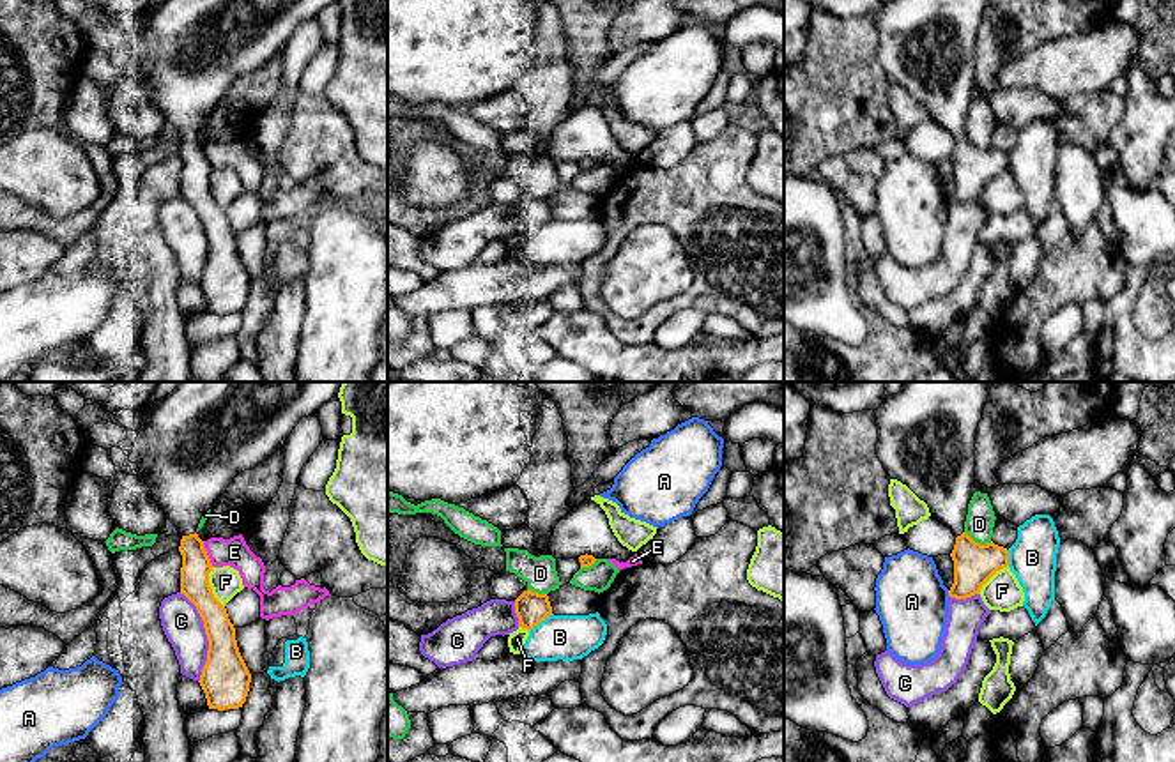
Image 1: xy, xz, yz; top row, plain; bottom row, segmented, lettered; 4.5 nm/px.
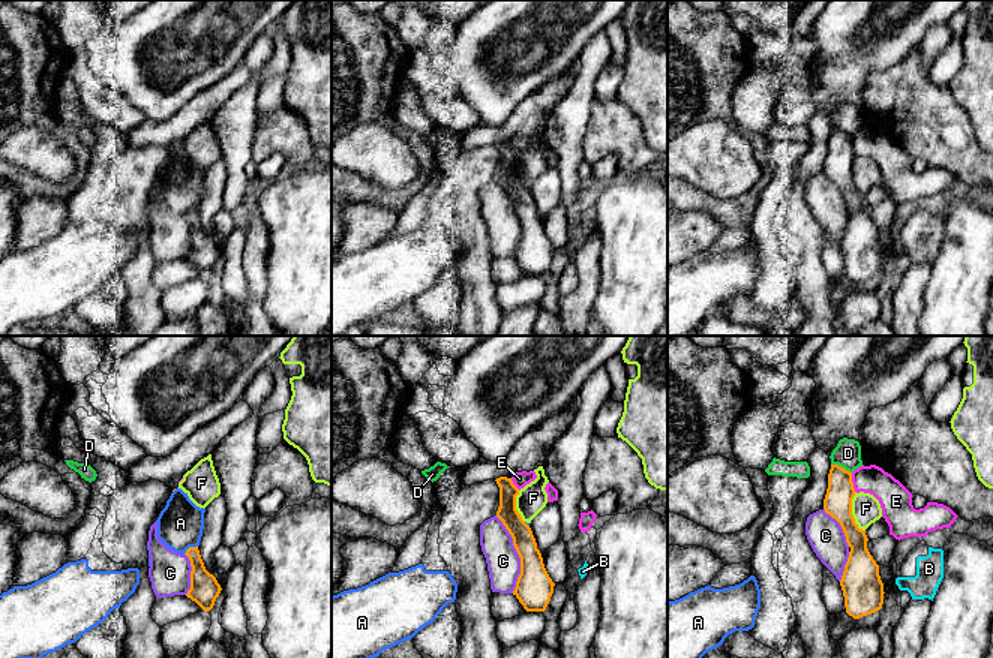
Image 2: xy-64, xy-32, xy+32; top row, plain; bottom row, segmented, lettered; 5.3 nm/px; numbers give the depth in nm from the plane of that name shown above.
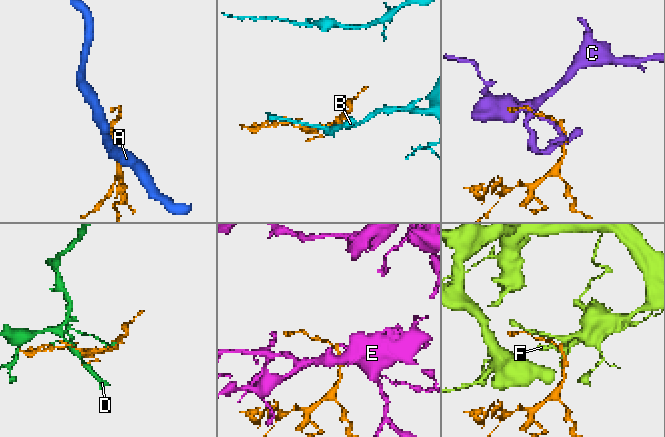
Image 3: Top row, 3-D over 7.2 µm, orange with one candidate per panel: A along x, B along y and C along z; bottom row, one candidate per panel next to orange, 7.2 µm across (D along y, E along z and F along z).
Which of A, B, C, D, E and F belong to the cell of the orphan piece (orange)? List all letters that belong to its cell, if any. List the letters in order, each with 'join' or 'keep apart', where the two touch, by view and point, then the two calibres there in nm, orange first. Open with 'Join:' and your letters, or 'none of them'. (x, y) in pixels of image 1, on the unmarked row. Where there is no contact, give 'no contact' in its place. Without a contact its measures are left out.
Join: none of them
A: keep apart; contact yz (949, 198); calibres 190 and 320 nm
B: keep apart; contact xz (540, 225); calibres 150 and 200 nm
C: keep apart; contact xy (207, 241); calibres 220 and 180 nm
D: keep apart; contact yz (979, 147); calibres 190 and 130 nm
E: keep apart; contact xy (206, 158); calibres 130 and 140 nm
F: keep apart; contact xy (209, 191); calibres 130 and 140 nm

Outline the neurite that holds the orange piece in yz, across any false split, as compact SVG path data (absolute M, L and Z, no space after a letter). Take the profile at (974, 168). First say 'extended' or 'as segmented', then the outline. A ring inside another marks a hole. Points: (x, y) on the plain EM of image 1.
extended | M887 0L876 18L876 58L890 83L906 88L929 111L931 122L954 134L956 149L954 187L950 202L966 203L980 196L982 189L1009 170L1003 150L975 147L964 136L968 108L975 92L975 37L982 23L987 0Z

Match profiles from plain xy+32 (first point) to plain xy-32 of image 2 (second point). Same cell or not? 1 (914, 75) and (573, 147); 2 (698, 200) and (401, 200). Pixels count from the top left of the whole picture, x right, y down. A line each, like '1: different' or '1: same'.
1: different
2: same

